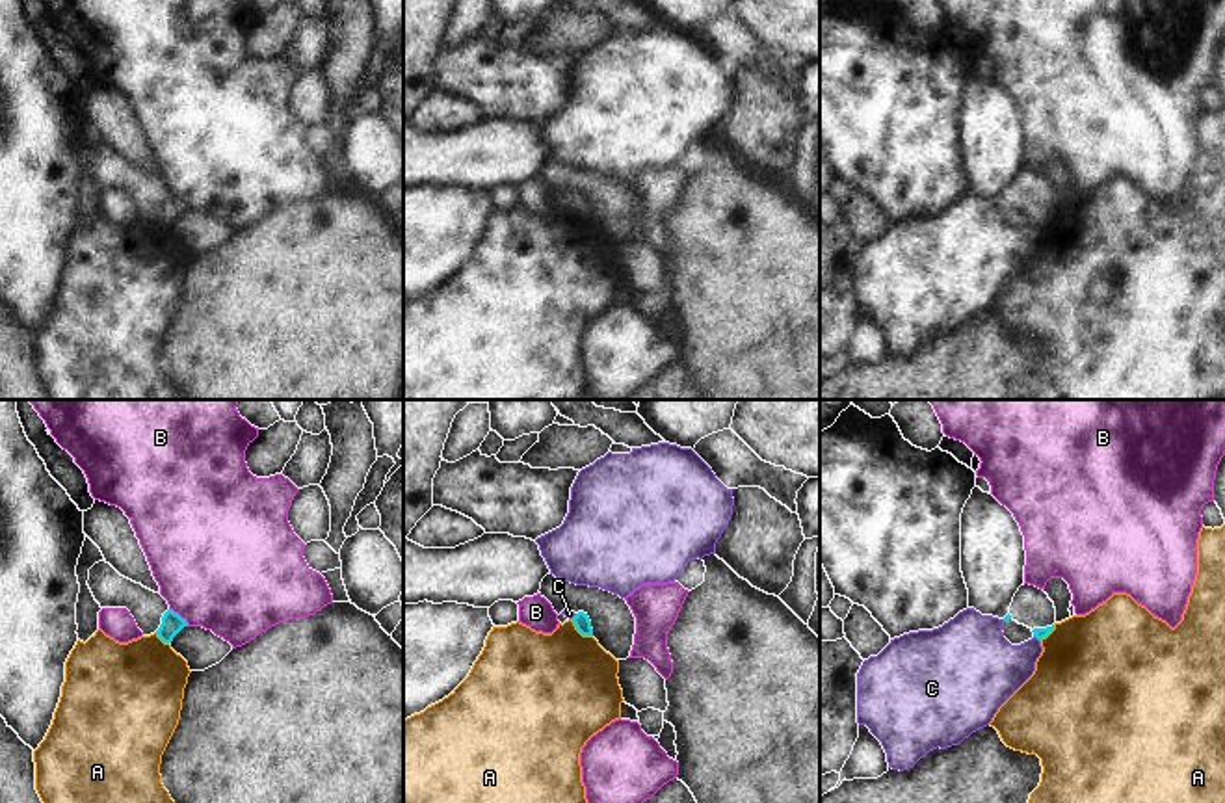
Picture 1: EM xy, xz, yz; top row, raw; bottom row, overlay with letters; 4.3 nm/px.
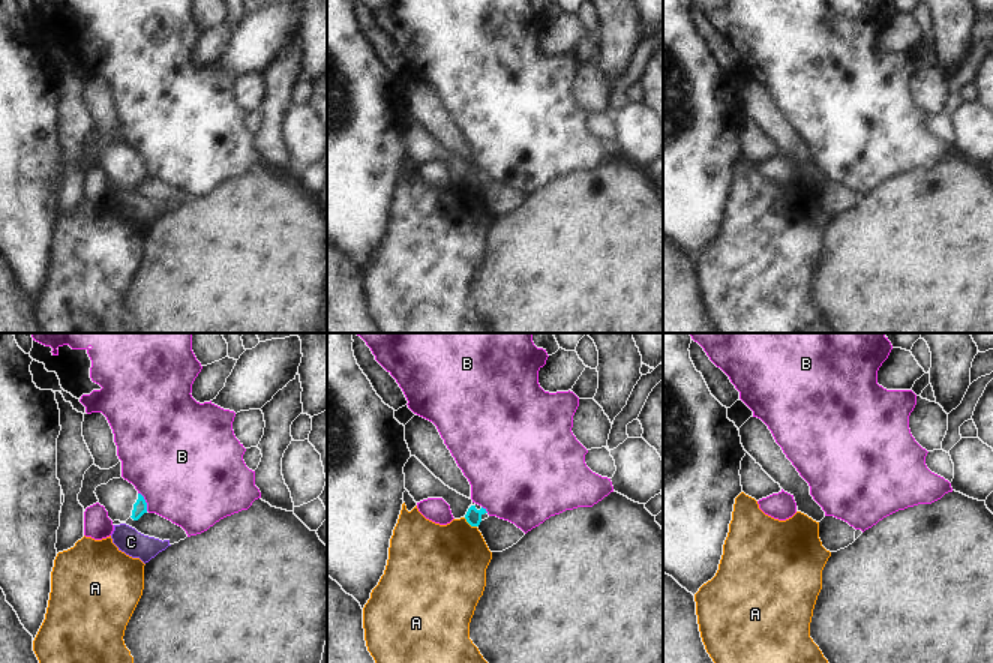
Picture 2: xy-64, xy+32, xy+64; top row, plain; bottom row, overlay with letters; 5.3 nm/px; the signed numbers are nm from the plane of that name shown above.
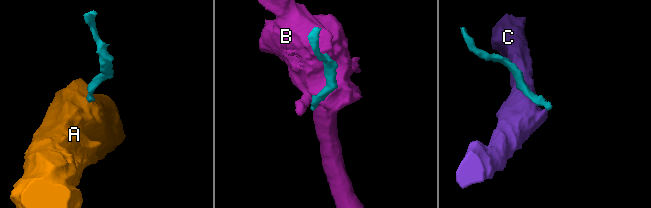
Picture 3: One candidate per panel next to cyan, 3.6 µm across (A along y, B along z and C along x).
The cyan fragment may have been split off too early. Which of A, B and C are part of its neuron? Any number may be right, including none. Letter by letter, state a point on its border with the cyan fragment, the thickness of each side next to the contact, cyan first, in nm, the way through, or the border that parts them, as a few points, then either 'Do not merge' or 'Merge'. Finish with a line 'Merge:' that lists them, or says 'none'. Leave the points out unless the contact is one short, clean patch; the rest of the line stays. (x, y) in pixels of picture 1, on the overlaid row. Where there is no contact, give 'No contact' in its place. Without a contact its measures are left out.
A: Touches cyan at xz (580, 632). Thickness 70 nm (cyan) against 480 nm. Boundary: xz (571, 619), (582, 634), (592, 636). Do not merge
B: Touches cyan at xy (179, 616). Thickness 100 nm (cyan) against 500 nm. Do not merge
C: Touches cyan at yz (1036, 636). Thickness 50 nm (cyan) against 300 nm. Do not merge
Merge: none

